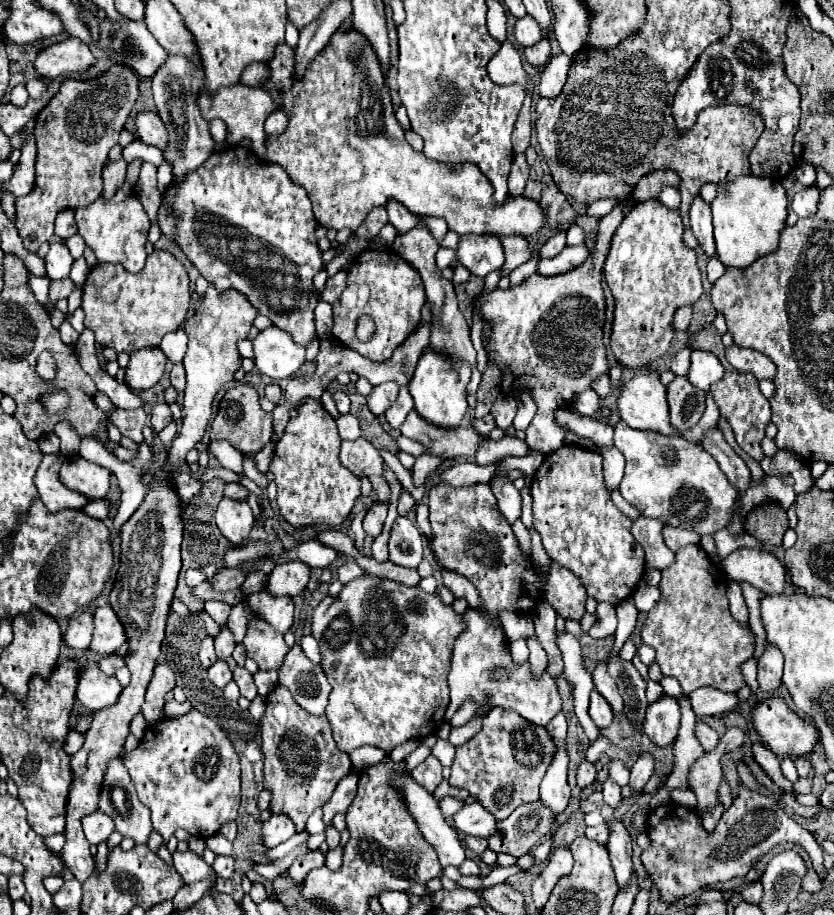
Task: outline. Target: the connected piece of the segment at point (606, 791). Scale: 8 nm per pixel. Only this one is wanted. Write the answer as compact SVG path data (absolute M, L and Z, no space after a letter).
M606 778L606 780L602 782L602 796L604 796L604 802L610 804L612 808L616 808L616 806L622 802L620 786L618 786L614 780L610 780L610 778Z

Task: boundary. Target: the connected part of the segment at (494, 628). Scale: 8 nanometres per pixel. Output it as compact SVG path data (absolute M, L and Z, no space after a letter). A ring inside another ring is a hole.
M468 610L464 620L466 620L468 630L454 644L452 668L448 674L450 704L446 708L444 720L450 720L454 716L454 712L466 700L474 700L478 704L476 716L480 716L480 718L484 718L494 706L500 706L500 708L518 712L522 718L526 718L532 724L546 726L562 710L562 698L560 698L556 682L548 674L548 670L544 670L540 676L534 676L528 660L522 664L514 664L504 628L496 620L490 620L488 616L484 616L476 610ZM498 668L504 668L508 672L508 680L494 678L494 670L498 670Z

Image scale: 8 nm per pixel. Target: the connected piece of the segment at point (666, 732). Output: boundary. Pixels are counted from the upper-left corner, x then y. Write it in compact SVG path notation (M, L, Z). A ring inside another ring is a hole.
M662 696L658 702L650 704L646 710L644 732L658 746L666 748L676 740L680 728L680 708L670 696Z

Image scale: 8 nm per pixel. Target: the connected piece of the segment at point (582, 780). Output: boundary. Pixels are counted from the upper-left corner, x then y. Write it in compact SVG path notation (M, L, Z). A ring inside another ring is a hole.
M580 762L578 770L576 770L576 784L578 784L580 788L586 788L586 786L590 786L590 784L594 782L594 778L596 778L594 764L590 764L590 762Z

